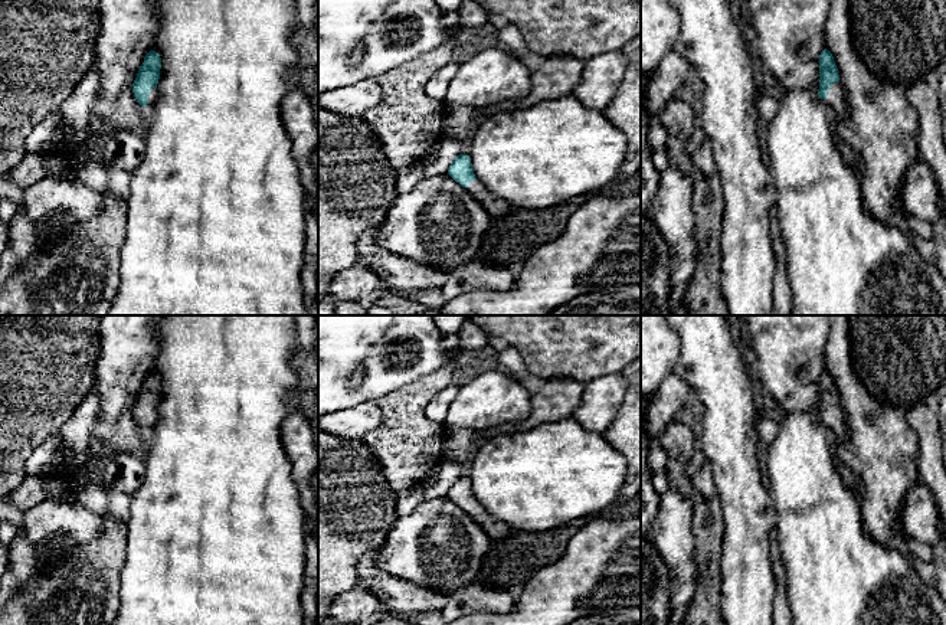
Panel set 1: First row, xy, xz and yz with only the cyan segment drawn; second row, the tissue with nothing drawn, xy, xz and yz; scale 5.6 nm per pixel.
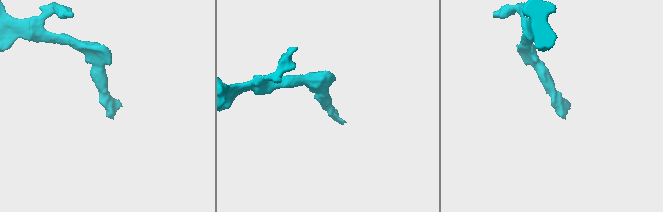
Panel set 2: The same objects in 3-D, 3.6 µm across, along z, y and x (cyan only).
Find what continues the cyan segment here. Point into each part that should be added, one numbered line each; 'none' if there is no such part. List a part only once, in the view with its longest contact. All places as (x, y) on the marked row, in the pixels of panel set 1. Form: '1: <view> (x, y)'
none

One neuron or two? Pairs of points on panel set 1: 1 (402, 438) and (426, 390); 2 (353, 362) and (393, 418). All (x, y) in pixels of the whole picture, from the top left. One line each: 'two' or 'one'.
1: one
2: two

